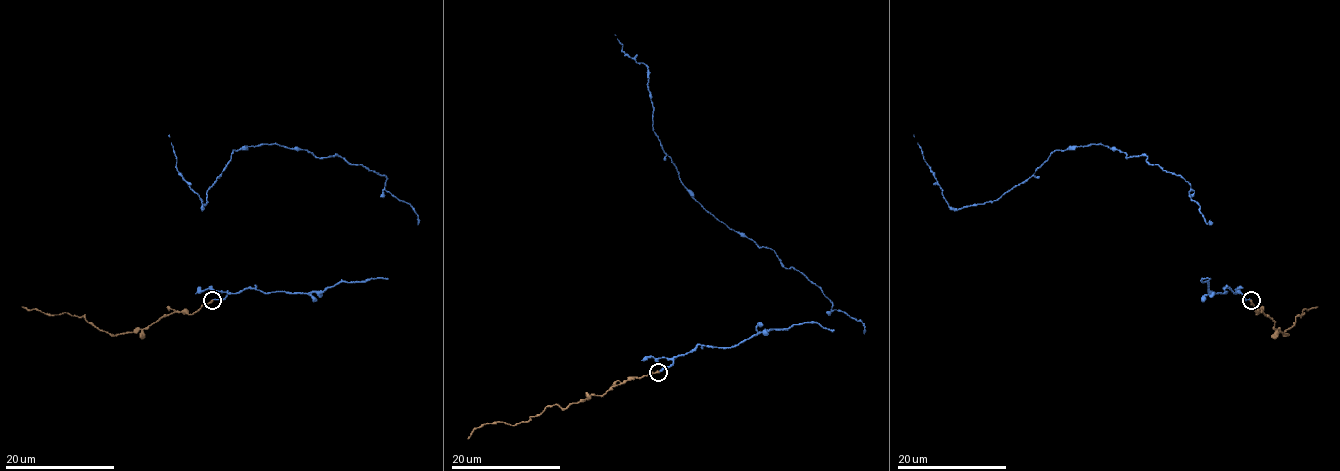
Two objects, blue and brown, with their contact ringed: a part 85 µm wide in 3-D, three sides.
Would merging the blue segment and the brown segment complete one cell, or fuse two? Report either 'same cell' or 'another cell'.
same cell

